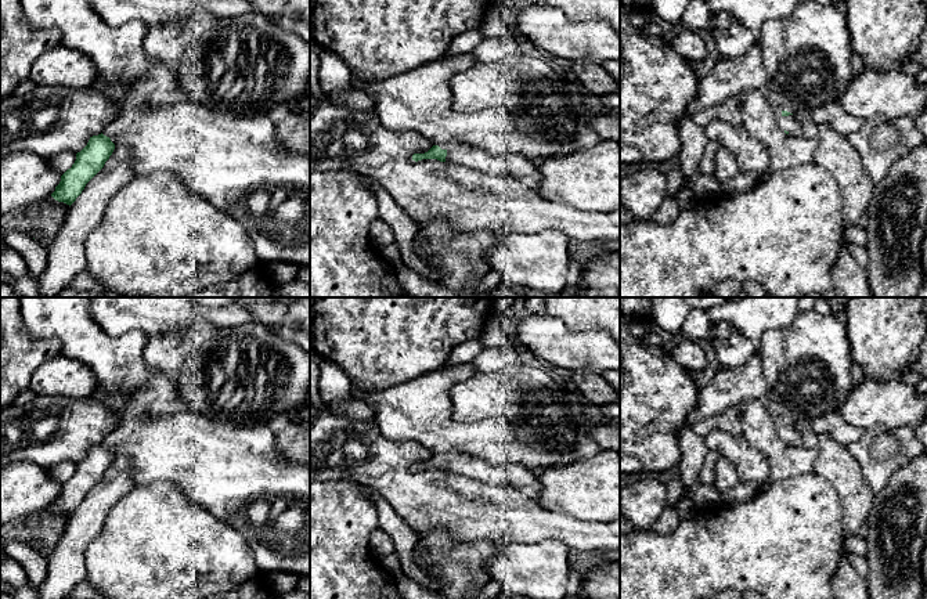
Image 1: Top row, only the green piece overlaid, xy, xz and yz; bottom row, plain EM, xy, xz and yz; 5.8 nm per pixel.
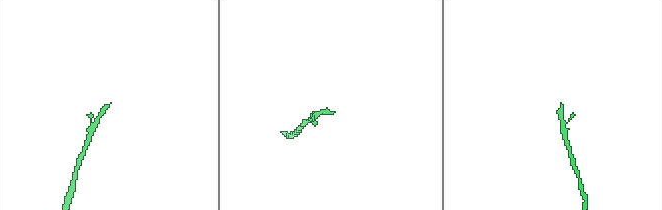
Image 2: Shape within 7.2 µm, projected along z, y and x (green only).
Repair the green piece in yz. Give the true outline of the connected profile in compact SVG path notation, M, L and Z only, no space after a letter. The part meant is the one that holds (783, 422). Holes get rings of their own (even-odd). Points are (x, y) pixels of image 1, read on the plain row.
M798 311L784 329L761 338L757 354L769 389L767 409L779 437L801 447L794 423L837 412L854 383L847 325L833 314Z

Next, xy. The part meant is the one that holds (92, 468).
M102 443L90 447L87 455L76 463L76 470L62 486L51 506L72 515L86 494L104 477L115 459L115 454Z

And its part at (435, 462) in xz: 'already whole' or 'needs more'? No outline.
needs more

